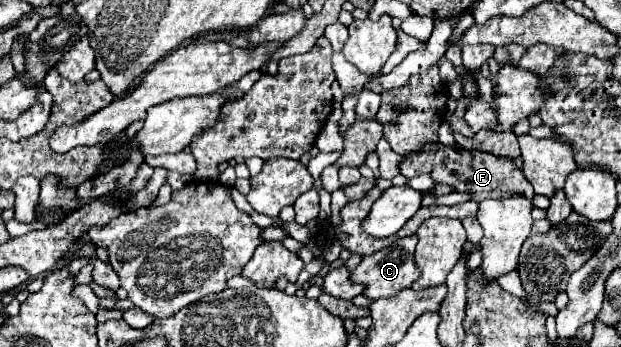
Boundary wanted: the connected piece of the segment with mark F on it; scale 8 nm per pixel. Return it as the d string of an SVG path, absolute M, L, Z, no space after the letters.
M425 142L421 150L411 152L405 156L405 160L399 164L399 172L403 176L419 176L429 174L435 184L447 184L455 192L469 194L475 202L483 202L487 198L505 200L509 196L523 196L529 202L533 202L533 186L529 180L525 180L523 172L517 168L513 158L493 156L489 152L479 150L465 150L461 146L443 146L441 142Z

